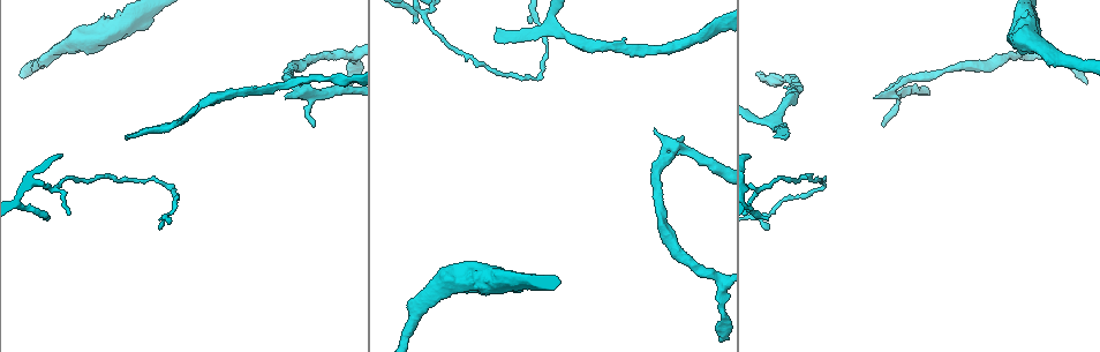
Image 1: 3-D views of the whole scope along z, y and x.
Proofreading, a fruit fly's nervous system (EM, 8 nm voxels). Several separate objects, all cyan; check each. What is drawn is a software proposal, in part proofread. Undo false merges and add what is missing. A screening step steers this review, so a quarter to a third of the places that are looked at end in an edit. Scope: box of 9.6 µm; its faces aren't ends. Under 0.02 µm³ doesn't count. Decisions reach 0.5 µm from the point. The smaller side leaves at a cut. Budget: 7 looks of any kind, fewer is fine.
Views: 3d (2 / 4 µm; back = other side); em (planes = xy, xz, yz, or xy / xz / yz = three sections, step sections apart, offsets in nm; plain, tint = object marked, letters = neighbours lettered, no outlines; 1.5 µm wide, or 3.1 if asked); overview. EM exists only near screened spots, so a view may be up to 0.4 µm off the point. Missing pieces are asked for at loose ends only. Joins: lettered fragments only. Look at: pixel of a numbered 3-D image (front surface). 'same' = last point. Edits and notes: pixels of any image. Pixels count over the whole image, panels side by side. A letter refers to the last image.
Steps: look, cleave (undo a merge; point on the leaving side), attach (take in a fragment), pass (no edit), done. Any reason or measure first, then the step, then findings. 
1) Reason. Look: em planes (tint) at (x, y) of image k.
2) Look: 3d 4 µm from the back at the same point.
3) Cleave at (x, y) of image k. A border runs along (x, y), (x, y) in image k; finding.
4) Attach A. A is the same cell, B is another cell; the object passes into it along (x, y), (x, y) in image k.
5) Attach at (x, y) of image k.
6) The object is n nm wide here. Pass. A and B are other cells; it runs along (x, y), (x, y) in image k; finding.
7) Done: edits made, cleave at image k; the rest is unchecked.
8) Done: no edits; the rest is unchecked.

Look: 3d 4 µm at (1028, 57) of image 1.

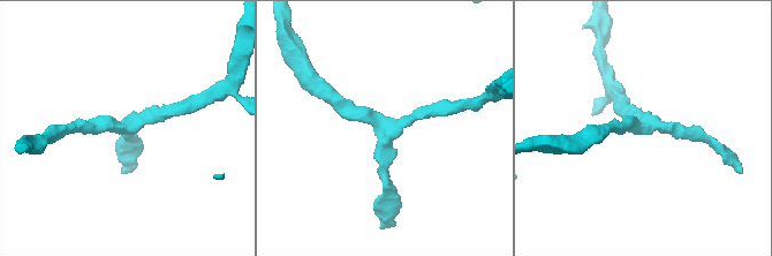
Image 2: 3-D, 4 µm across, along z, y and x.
Shape alone is not enough. Look: em planes (letters) at (382, 126) of image 2.

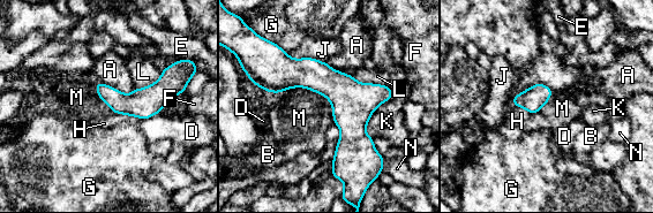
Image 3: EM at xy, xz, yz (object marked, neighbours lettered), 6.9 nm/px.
The object is 90 nm wide here. Pass. A, B, D, E, F, G, H, J, K, L, M and N are other cells; it runs along (294, 61), (348, 108), (343, 172) in image 3; one neuron here.

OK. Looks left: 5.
Branch stops here. Look: 3d 2 µm from the back at (655, 132) of image 1.

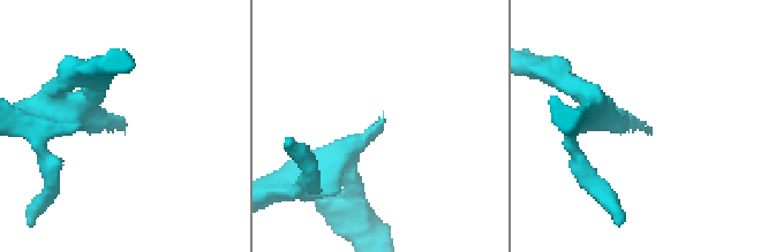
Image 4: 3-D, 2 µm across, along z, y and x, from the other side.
Look: em yz step 8 (tint) at (649, 131) of image 4.

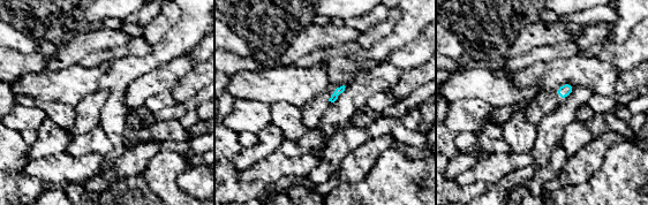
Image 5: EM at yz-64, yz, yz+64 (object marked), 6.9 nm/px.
Another direction. Look: em planes (letters) at the same point.

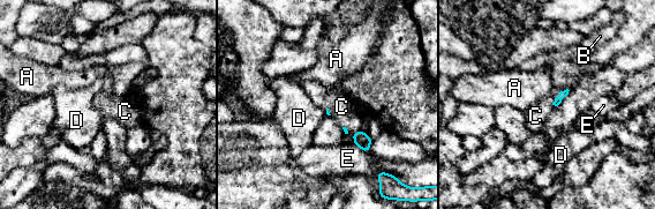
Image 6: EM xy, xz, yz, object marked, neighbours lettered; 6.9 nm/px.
Attach C. C is the same cell, A, B, D and E are other cells; the object passes into it along (562, 95), (556, 95), (535, 116) in image 6; it goes on there.

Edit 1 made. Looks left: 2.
Done: edits made, attach at image 6; the rest is unchecked.

